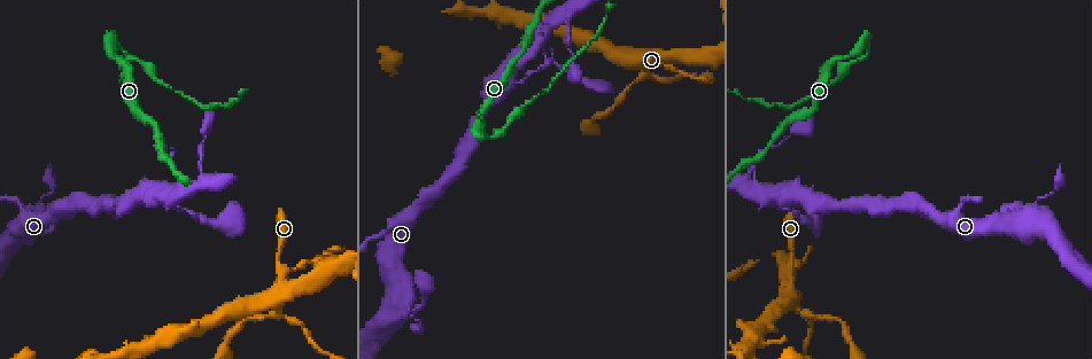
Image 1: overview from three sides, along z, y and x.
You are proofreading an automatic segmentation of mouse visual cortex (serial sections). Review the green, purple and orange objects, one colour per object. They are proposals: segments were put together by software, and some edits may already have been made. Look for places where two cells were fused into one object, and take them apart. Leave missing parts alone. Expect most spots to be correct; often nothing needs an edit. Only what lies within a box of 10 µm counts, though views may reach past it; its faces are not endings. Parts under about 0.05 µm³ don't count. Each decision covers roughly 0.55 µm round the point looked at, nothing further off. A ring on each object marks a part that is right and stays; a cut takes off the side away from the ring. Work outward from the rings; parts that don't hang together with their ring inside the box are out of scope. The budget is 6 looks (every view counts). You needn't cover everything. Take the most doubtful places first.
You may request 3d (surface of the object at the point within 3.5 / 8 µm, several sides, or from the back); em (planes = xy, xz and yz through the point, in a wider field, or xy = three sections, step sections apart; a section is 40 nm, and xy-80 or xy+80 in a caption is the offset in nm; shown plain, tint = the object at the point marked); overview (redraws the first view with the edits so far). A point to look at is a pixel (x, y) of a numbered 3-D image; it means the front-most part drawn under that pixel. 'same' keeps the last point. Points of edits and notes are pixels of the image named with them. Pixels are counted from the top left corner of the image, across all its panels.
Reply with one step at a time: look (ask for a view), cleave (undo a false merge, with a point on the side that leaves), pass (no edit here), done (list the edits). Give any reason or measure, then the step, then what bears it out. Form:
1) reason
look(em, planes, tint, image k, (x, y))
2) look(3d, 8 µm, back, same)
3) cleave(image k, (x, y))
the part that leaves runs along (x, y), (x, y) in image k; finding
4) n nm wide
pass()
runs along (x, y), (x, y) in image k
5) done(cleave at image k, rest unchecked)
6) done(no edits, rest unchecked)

sharp bend
look(3d, 3.5 µm, image 1, (487, 133))

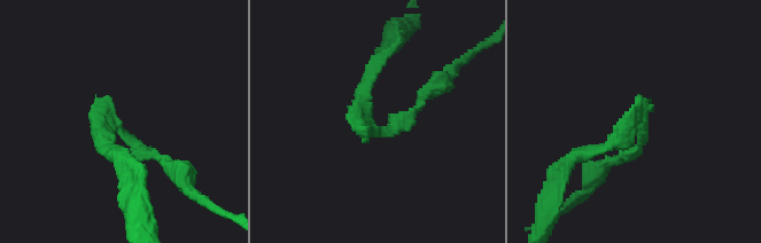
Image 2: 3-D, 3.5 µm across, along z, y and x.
arms of 150, 150 nm
look(em, xy, step 3, tint, image 2, (116, 127))

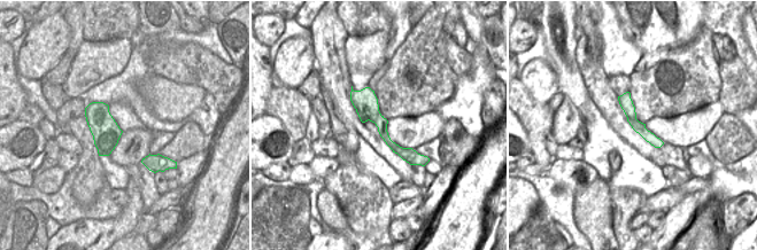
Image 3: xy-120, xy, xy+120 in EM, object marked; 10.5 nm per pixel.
cleave(image 2, (410, 122))
a second cell is stuck on

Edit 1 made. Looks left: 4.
see it whole again
look(overview)

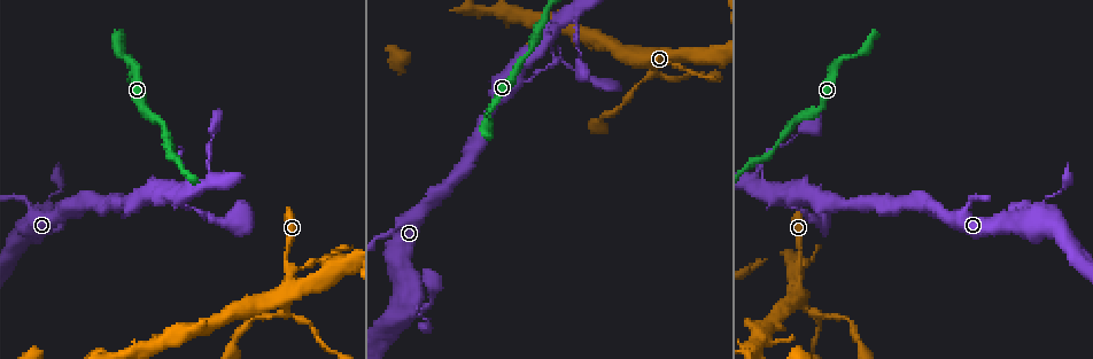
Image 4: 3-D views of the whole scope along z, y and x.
a narrow waist
look(3d, 3.5 µm, image 4, (799, 283))

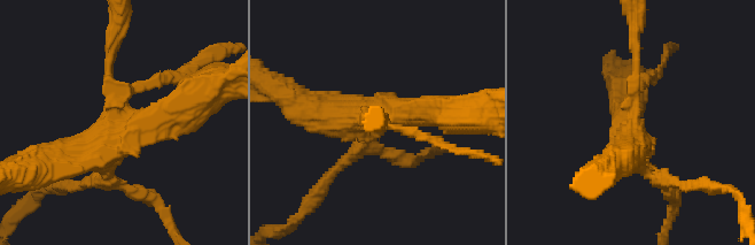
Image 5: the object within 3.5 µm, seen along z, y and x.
4 arms; arms of 150, 200, 350, 400 nm; now the EM
look(em, xy, step 5, tint, image 5, (112, 122))

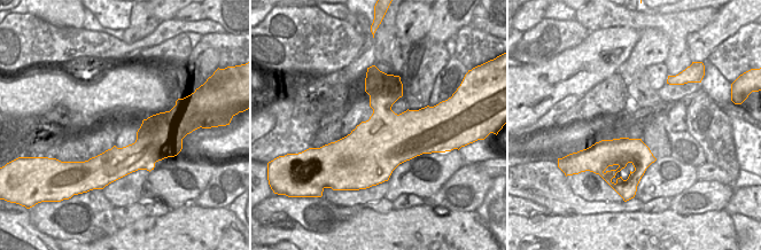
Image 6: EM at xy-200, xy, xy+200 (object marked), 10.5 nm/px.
pass()
runs along (113, 43), (109, 135), (56, 160) in image 5; one cell here

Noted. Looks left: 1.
done(cleave at image 2, rest unchecked)

